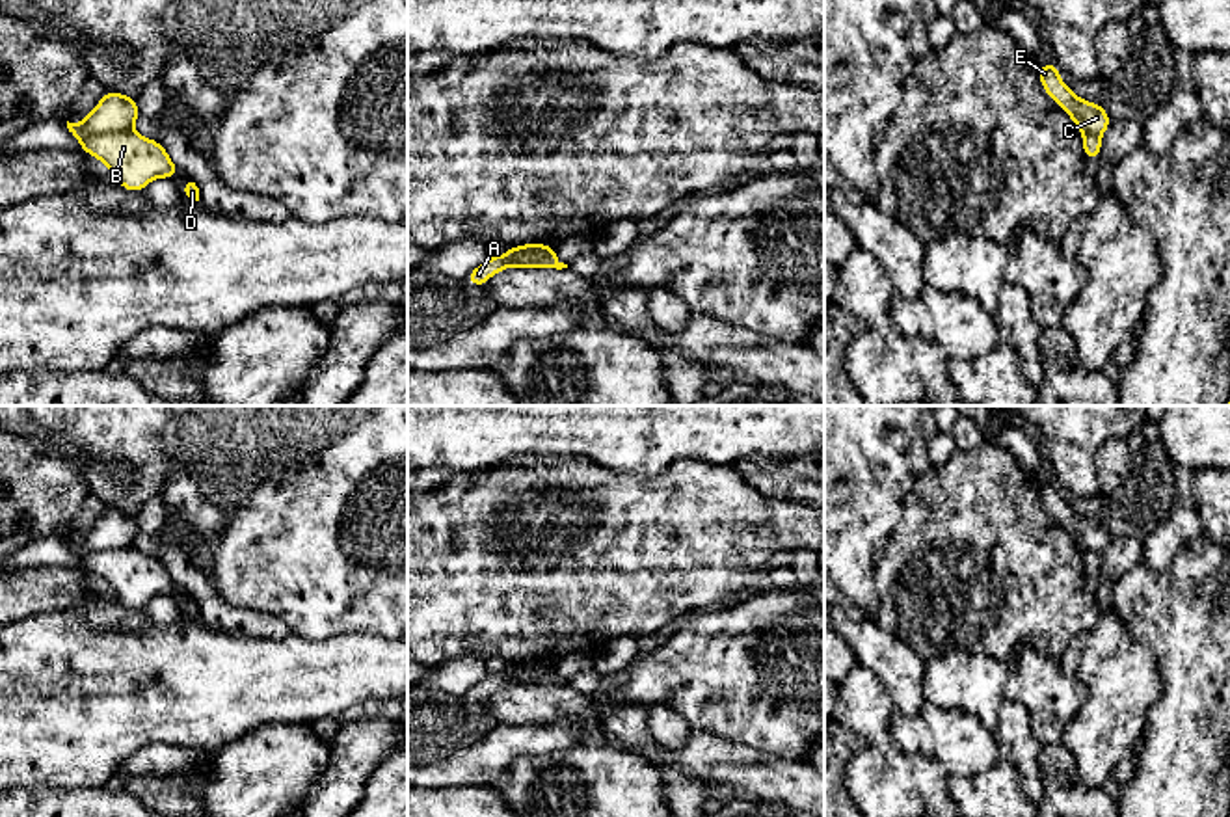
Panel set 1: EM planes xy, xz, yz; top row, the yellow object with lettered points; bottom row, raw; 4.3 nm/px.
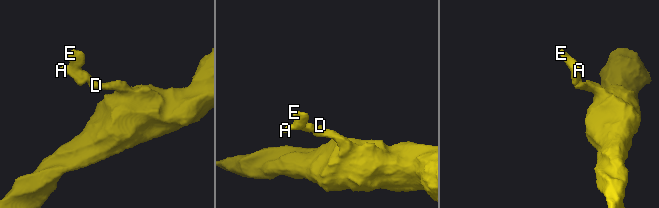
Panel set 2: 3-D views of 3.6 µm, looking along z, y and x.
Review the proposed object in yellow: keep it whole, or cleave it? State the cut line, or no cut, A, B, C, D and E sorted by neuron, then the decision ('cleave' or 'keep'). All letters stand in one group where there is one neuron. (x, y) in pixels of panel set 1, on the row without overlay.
cut in xy along (131, 544), (120, 549), (90, 549), (79, 557); A C E / B D; cleave

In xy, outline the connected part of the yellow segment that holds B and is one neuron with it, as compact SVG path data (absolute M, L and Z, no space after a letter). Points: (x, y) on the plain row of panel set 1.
M132 545L89 551L80 556L80 566L104 579L128 609L141 609L158 594L173 597L179 588L160 558L149 556Z

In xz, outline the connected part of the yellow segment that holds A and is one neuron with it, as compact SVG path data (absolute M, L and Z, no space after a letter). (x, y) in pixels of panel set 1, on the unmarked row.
M491 672L467 692L467 698L484 703L491 692L512 683L519 683L519 681L514 676L506 676L504 672L502 674Z

